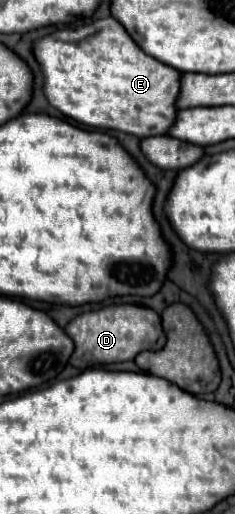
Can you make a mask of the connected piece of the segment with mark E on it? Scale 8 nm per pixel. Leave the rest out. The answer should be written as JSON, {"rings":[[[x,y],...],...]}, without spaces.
{"rings":[[[109,17],[97,19],[95,23],[55,31],[39,41],[35,41],[35,57],[45,73],[45,95],[49,103],[63,115],[97,129],[115,129],[131,133],[135,137],[155,137],[167,135],[173,117],[177,117],[177,93],[181,83],[181,71],[157,61],[155,57],[141,51],[141,47],[127,35],[125,27]]]}

